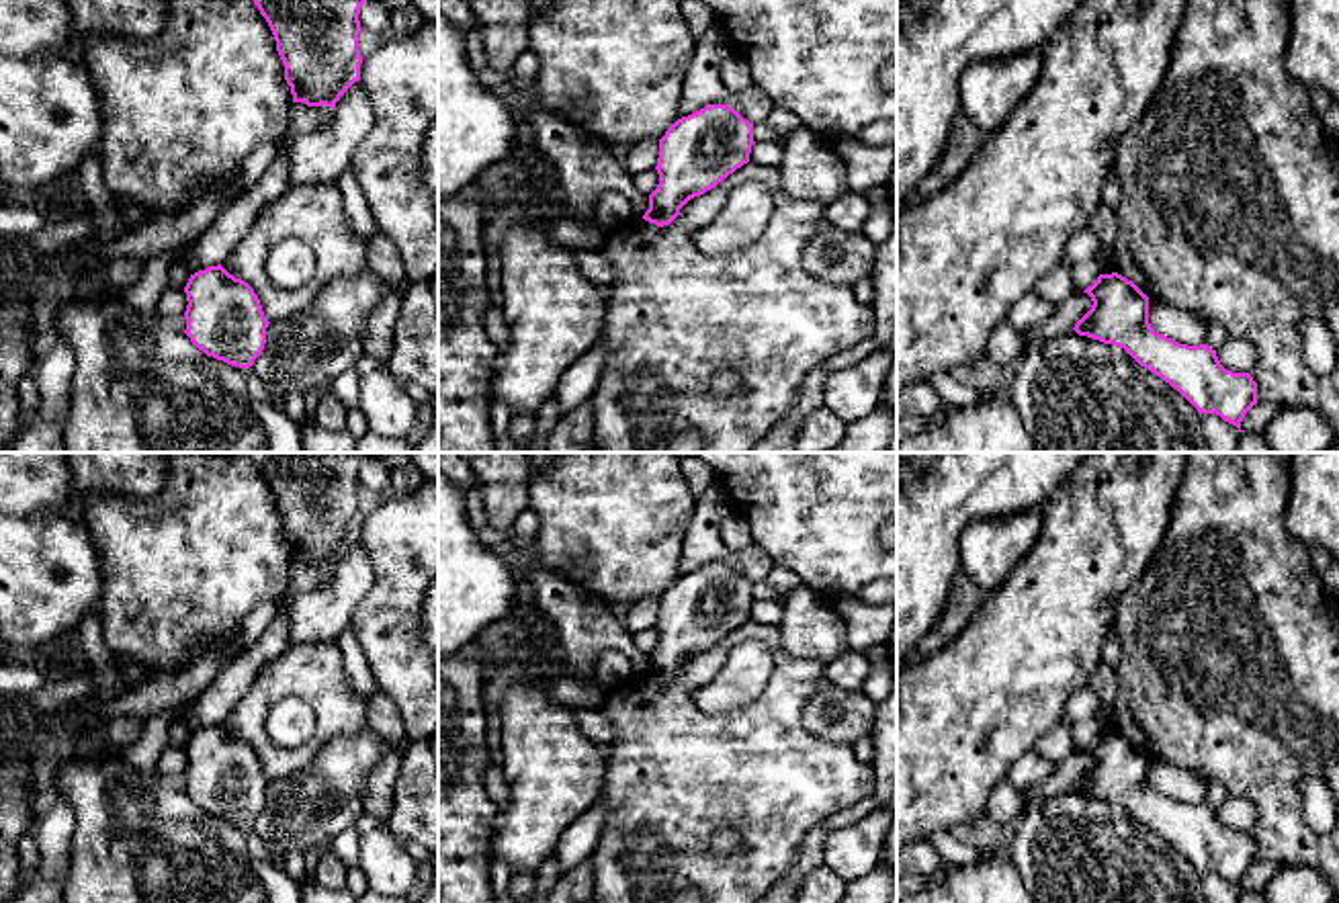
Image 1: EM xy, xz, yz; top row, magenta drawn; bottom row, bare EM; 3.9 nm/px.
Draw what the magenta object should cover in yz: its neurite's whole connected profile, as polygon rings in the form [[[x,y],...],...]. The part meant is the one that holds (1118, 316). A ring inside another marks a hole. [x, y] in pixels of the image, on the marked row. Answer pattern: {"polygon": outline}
{"polygon": [[[1099,274],[1087,287],[1091,309],[1075,324],[1079,336],[1124,348],[1140,367],[1177,389],[1200,414],[1216,414],[1241,428],[1257,403],[1249,373],[1226,371],[1208,344],[1179,344],[1149,324],[1149,297],[1126,276]]]}

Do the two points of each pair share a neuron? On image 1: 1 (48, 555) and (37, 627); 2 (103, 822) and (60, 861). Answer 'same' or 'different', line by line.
1: same
2: different

